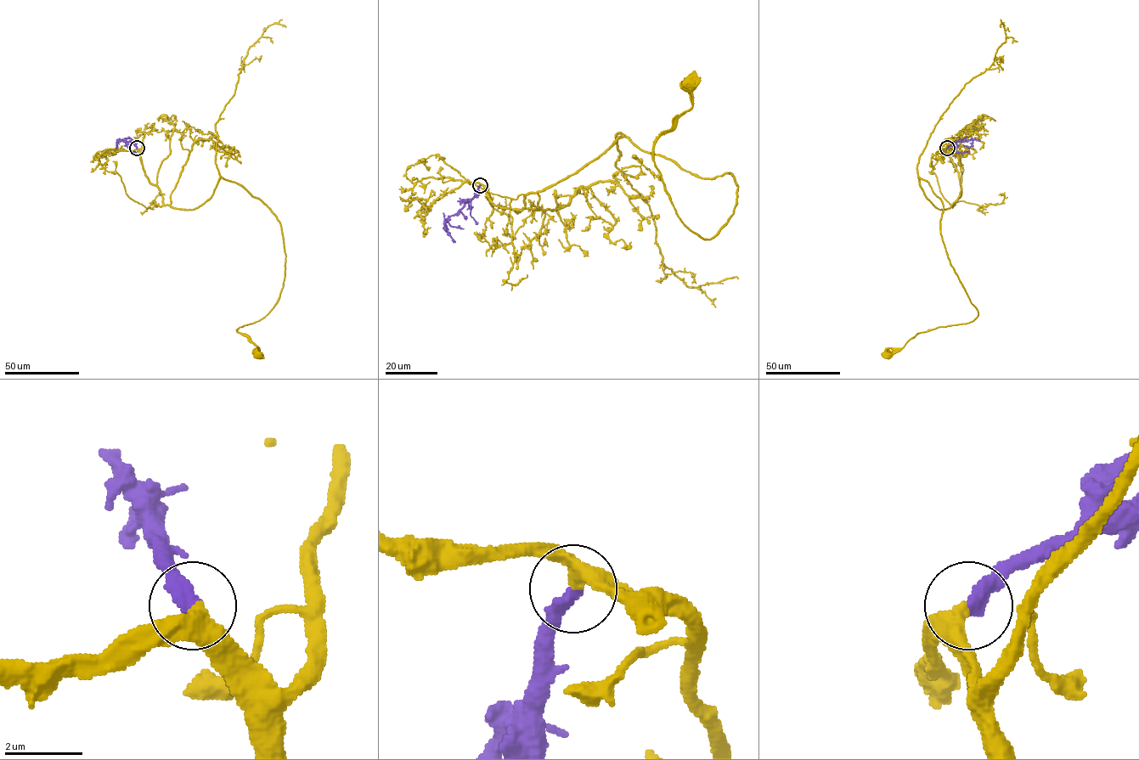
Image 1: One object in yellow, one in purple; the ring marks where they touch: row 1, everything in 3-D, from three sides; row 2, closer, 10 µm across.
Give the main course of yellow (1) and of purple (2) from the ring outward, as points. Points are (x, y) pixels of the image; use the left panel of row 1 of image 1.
1: (137, 148), (164, 205), (194, 209), (222, 177), (279, 222), (283, 287), (270, 312), (237, 329), (260, 357)
2: (137, 148), (131, 141), (116, 139), (115, 144)

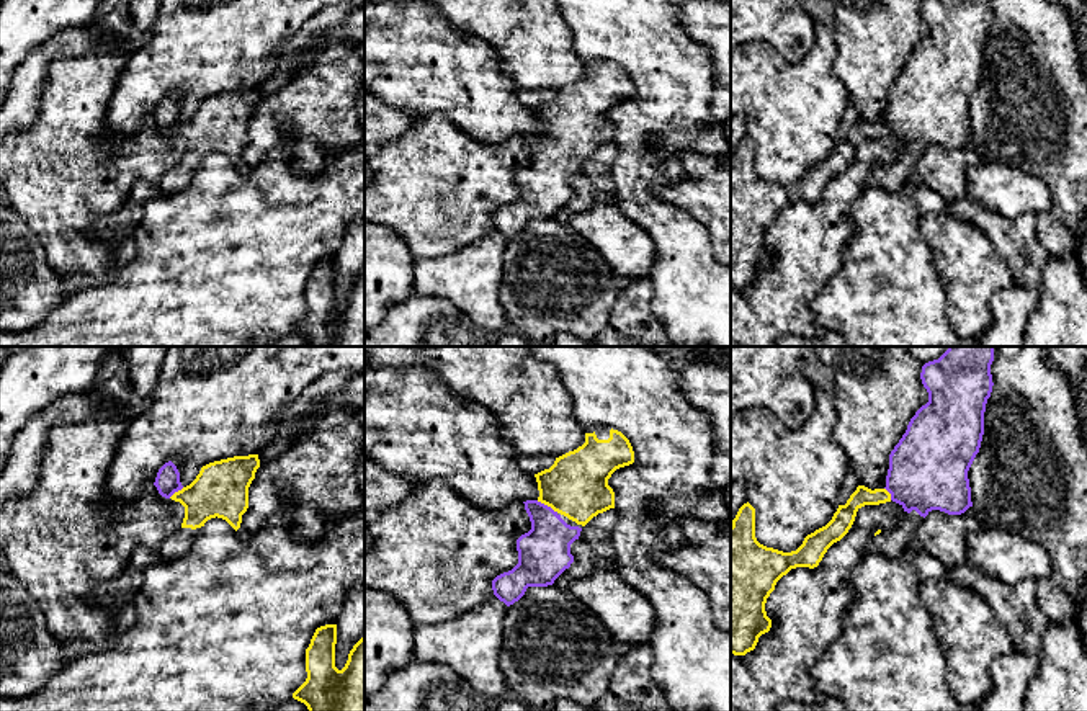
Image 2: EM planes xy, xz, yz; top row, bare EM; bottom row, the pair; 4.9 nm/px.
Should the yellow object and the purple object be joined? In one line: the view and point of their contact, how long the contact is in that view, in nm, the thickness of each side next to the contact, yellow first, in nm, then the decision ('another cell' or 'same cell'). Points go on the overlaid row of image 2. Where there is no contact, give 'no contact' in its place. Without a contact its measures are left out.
xz (548, 505) | 130 nm | 320/260 nm | same cell

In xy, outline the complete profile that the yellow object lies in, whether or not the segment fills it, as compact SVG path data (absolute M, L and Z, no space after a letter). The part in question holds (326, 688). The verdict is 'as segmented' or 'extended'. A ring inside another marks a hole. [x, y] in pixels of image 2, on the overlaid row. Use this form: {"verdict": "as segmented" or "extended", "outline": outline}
{"verdict": "as segmented", "outline": "M337 624L315 629L306 649L306 682L293 693L309 711L365 711L365 636L342 670L335 667Z"}

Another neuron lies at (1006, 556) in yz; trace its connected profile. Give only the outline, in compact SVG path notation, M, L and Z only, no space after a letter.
M1000 528L968 534L966 561L1007 585L1053 574L1051 554L1043 544Z

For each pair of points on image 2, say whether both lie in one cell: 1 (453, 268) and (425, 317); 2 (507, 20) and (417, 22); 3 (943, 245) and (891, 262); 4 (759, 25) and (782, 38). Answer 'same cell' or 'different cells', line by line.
1: different cells
2: different cells
3: different cells
4: same cell

